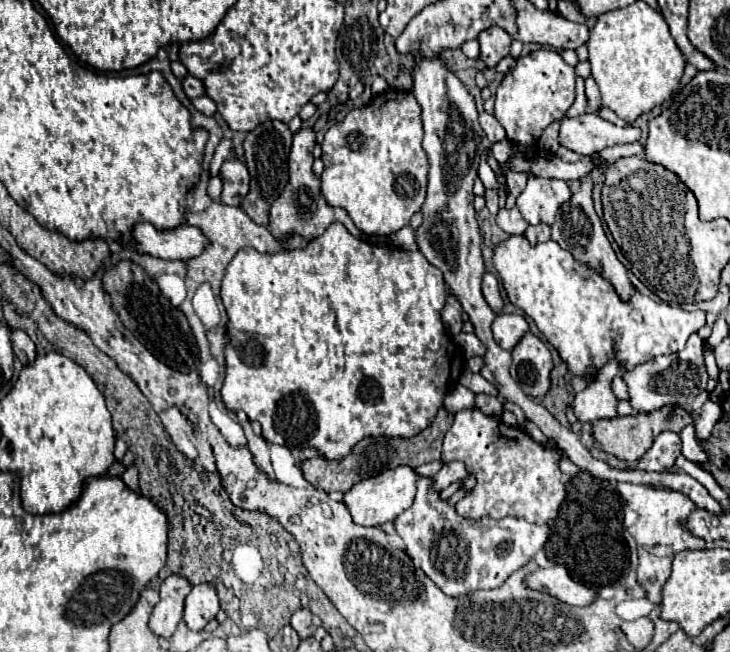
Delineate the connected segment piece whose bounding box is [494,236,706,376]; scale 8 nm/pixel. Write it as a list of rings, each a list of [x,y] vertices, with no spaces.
[[[510,236],[494,250],[494,266],[498,268],[504,290],[510,302],[522,308],[538,326],[538,330],[548,338],[548,342],[558,350],[562,360],[568,364],[574,376],[584,376],[590,364],[602,368],[610,356],[616,356],[618,364],[634,368],[658,354],[672,354],[686,346],[690,334],[698,332],[706,324],[706,314],[702,310],[688,312],[680,306],[666,302],[654,302],[648,296],[636,292],[628,302],[622,302],[610,282],[596,270],[582,266],[568,250],[562,250],[554,240],[530,246],[524,236]]]

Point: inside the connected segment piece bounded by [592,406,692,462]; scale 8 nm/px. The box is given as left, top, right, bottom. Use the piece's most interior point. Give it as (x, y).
(630, 437)

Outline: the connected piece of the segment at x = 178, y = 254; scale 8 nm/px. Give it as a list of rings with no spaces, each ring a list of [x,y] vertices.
[[[140,222],[132,232],[132,248],[142,254],[168,260],[190,260],[204,252],[208,238],[196,226],[178,226],[174,230],[156,230],[148,222]]]

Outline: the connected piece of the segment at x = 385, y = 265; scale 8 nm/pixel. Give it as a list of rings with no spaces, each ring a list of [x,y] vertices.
[[[340,222],[330,224],[328,230],[316,240],[312,240],[304,250],[260,254],[254,248],[242,248],[226,268],[220,296],[230,318],[230,342],[226,346],[226,378],[222,386],[222,400],[226,408],[230,412],[244,410],[252,422],[260,424],[262,436],[268,444],[282,444],[290,450],[316,448],[328,460],[344,458],[366,436],[412,438],[420,434],[426,426],[432,424],[436,412],[442,408],[444,394],[456,382],[452,376],[454,359],[457,357],[457,368],[460,368],[465,360],[463,353],[446,334],[442,324],[440,312],[446,302],[442,272],[430,262],[426,262],[426,258],[420,252],[406,252],[394,246],[390,248],[368,244],[360,238],[354,238]]]

